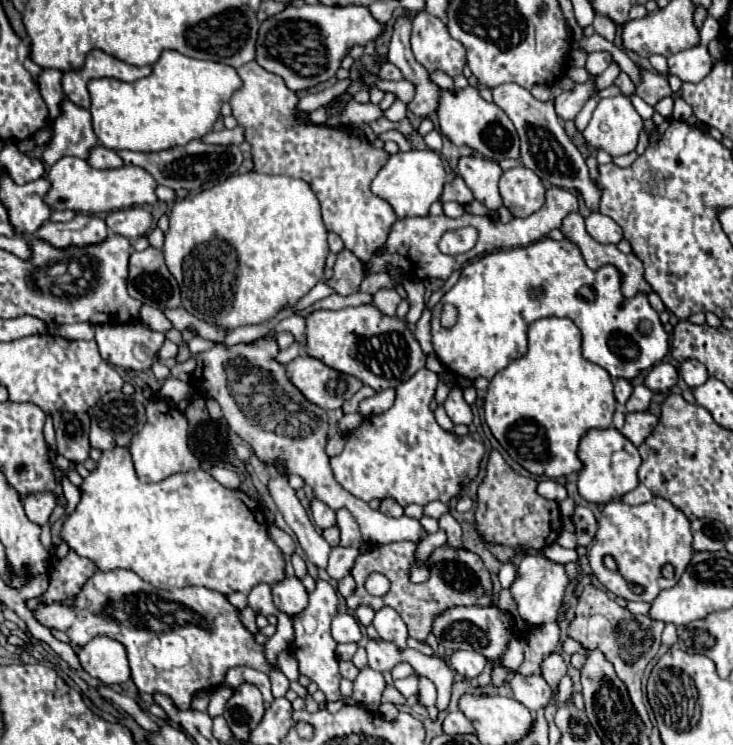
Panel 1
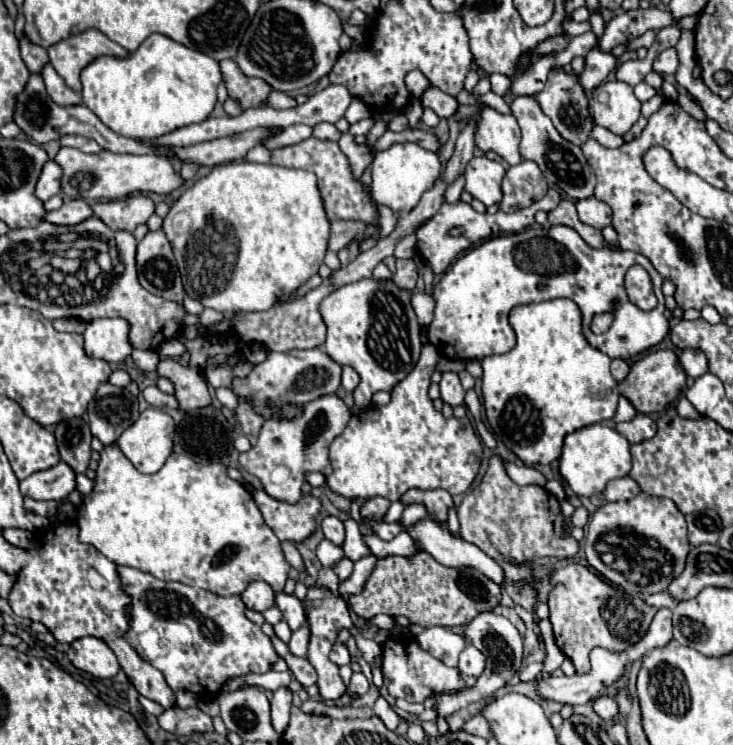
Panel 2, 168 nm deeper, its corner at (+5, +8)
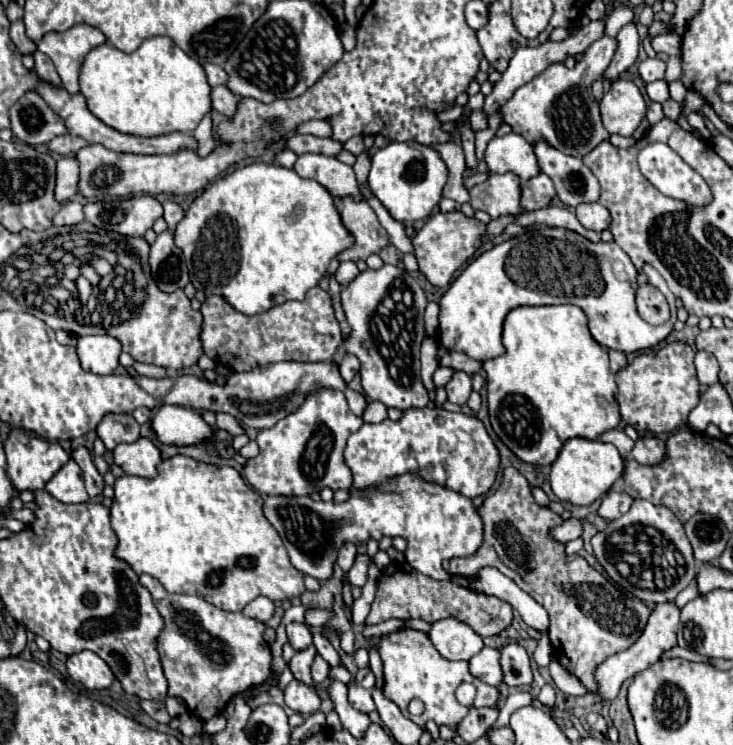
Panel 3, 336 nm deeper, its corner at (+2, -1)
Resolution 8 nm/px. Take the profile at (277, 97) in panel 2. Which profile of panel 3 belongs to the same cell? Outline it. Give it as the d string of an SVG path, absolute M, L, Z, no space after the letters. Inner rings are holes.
M213 86L211 88L211 104L223 116L233 116L235 110L237 110L237 102L239 100L241 98L235 96L233 92L229 92L225 86Z

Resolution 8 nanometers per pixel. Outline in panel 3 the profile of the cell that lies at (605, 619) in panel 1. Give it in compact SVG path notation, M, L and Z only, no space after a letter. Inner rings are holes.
M505 468L501 486L497 488L495 494L487 496L487 500L479 508L479 514L481 514L483 524L485 524L483 546L473 558L453 558L449 574L473 580L483 566L501 566L503 574L509 574L509 578L521 590L525 590L529 596L533 596L549 612L549 618L551 618L549 640L553 644L553 650L555 650L559 664L563 668L567 668L571 674L575 674L585 684L585 688L589 692L597 692L597 688L599 688L595 682L597 666L601 662L605 662L609 656L627 650L641 636L641 630L645 628L645 622L651 614L651 608L645 606L639 598L619 590L609 578L605 578L601 572L591 568L585 558L577 556L575 560L567 560L565 552L555 550L555 546L561 548L561 544L549 540L547 532L549 532L549 528L561 524L563 520L561 520L561 516L549 512L547 508L543 508L535 502L529 482L515 468Z

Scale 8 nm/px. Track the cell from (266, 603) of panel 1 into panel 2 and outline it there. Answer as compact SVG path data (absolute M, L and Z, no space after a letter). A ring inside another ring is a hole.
M252 581L242 593L242 601L248 609L262 613L274 605L274 591L264 581Z

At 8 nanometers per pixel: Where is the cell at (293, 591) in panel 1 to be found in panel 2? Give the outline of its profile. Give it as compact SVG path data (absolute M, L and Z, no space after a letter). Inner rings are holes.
M276 593L276 607L282 611L284 619L288 621L290 629L298 629L300 625L304 625L306 621L306 615L304 615L304 609L302 609L302 601L296 597L296 595L290 595L290 593Z

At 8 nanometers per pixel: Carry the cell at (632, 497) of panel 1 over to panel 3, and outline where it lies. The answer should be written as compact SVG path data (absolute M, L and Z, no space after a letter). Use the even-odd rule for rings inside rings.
M611 490L611 492L607 492L607 494L603 496L603 502L601 502L601 506L599 506L597 512L599 512L599 516L601 516L603 520L611 522L611 520L623 516L623 514L629 510L631 502L633 502L633 498L631 498L629 494Z

